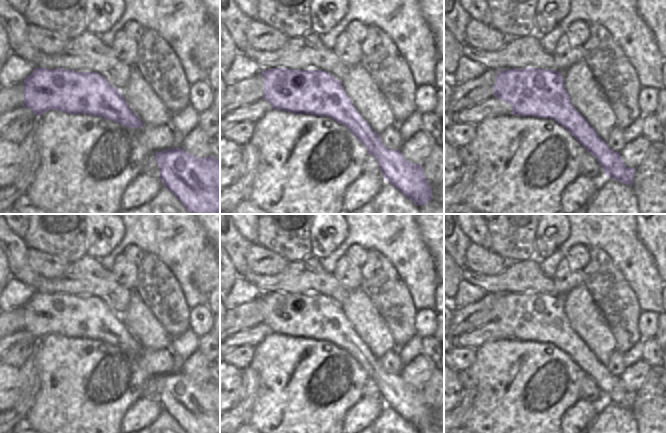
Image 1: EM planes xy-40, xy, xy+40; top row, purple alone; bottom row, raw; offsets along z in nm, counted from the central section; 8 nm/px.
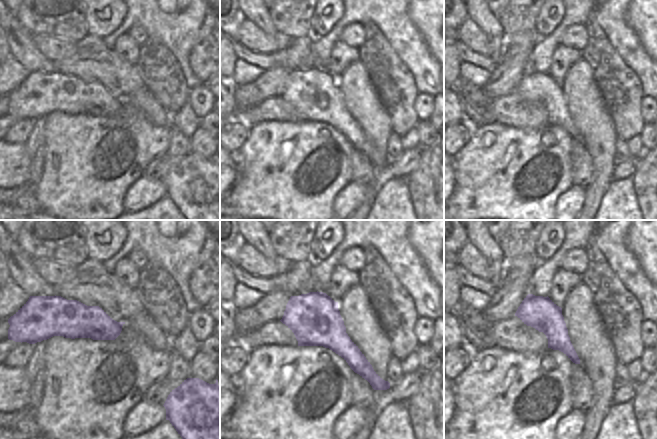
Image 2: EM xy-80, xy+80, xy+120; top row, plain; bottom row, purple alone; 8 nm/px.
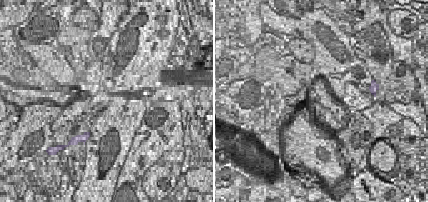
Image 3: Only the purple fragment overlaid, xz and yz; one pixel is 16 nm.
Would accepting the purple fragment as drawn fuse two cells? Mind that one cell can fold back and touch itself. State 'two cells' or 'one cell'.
one cell

